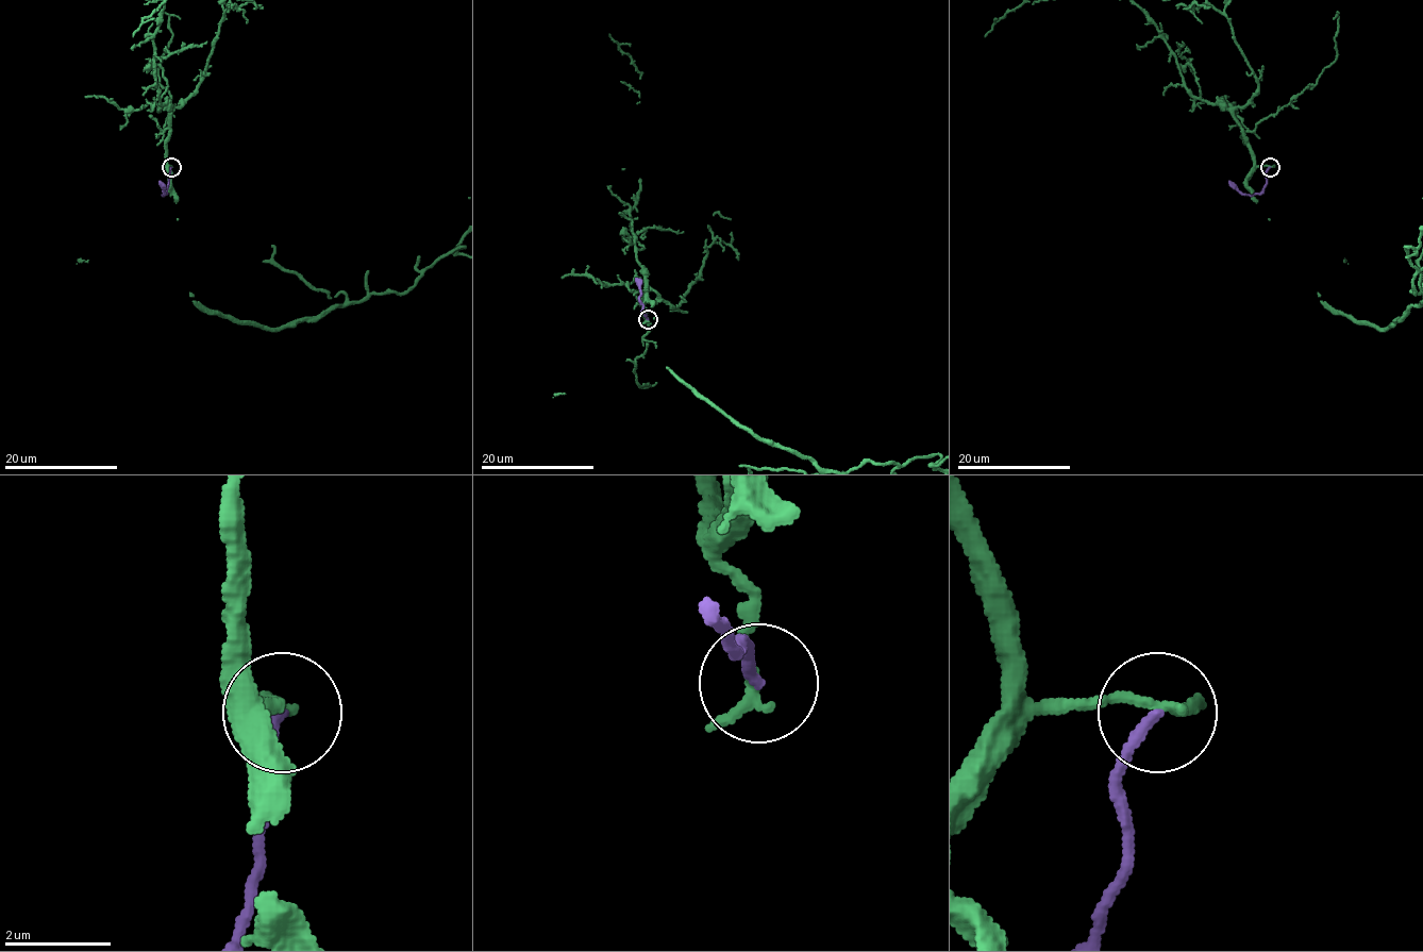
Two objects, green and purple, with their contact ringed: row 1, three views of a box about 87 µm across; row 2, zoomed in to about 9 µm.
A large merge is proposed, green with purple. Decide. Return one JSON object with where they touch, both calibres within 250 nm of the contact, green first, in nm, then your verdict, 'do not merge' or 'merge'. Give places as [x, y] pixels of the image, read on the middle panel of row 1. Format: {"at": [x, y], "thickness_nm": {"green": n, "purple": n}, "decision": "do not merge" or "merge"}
{"at": [648, 319], "thickness_nm": {"green": 200, "purple": 220}, "decision": "do not merge"}

